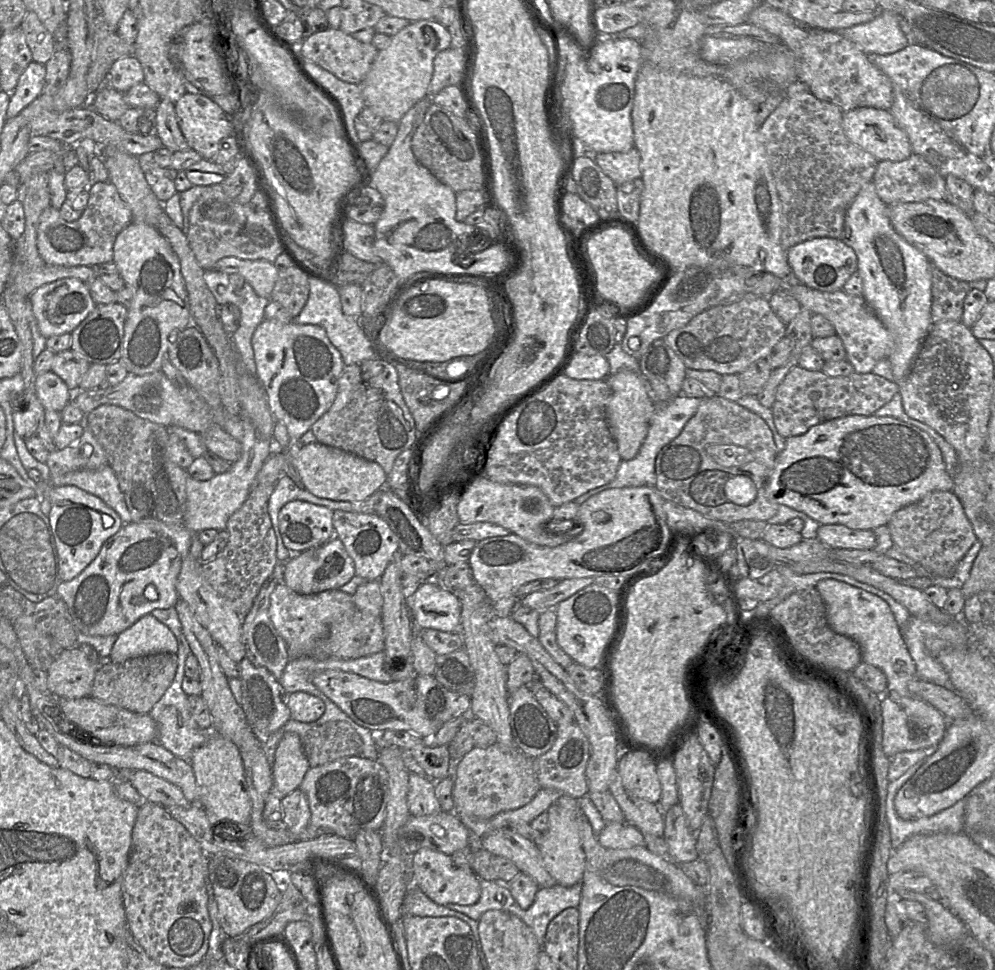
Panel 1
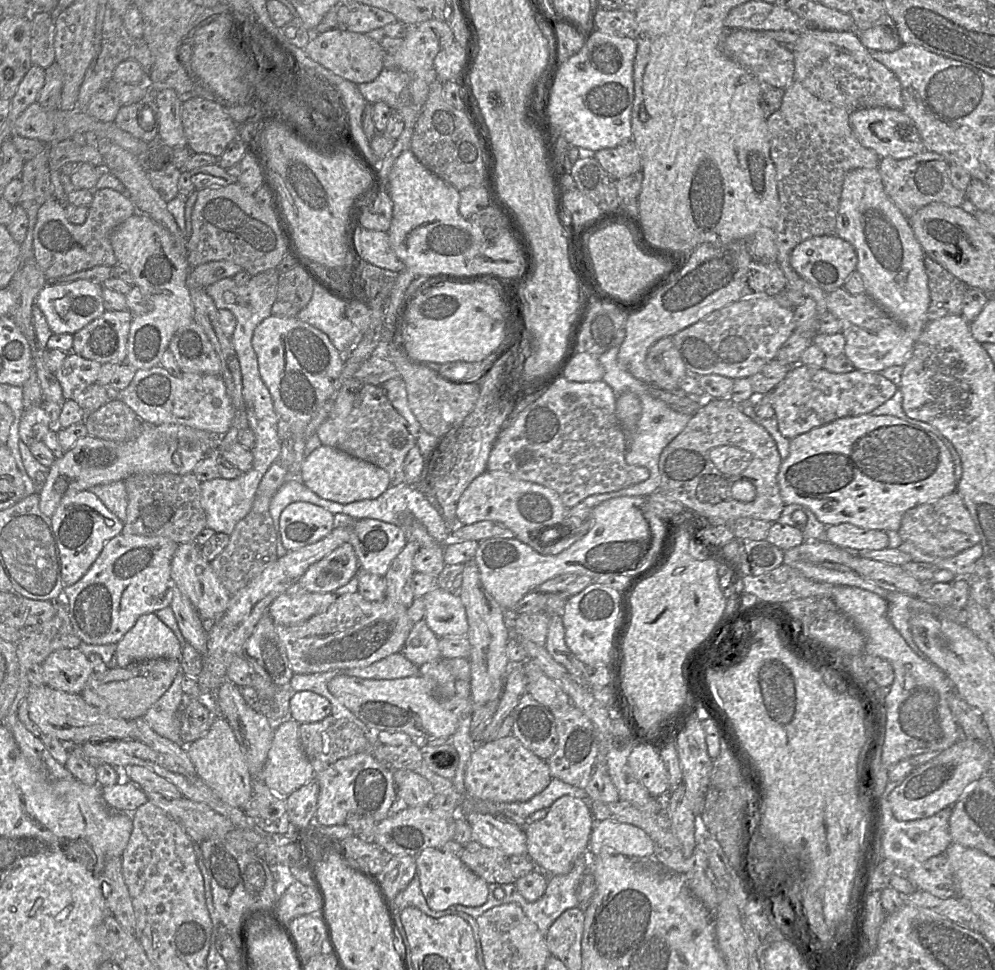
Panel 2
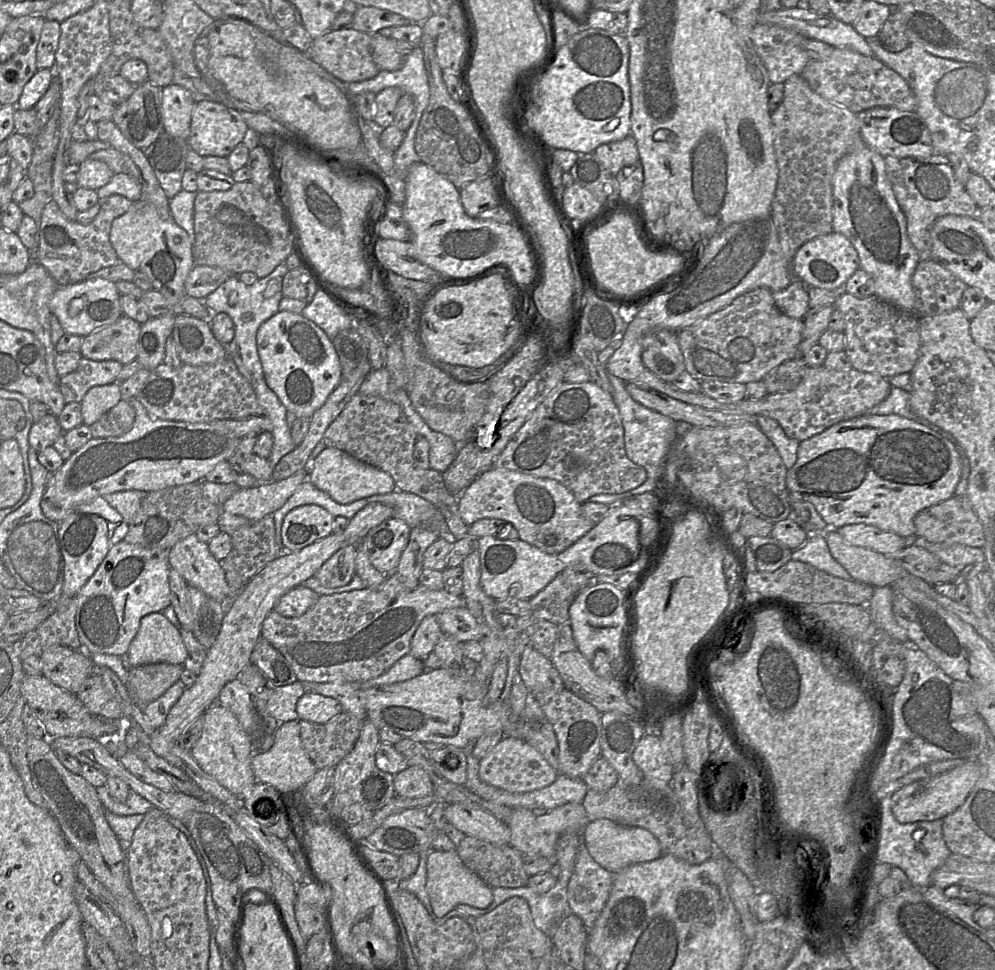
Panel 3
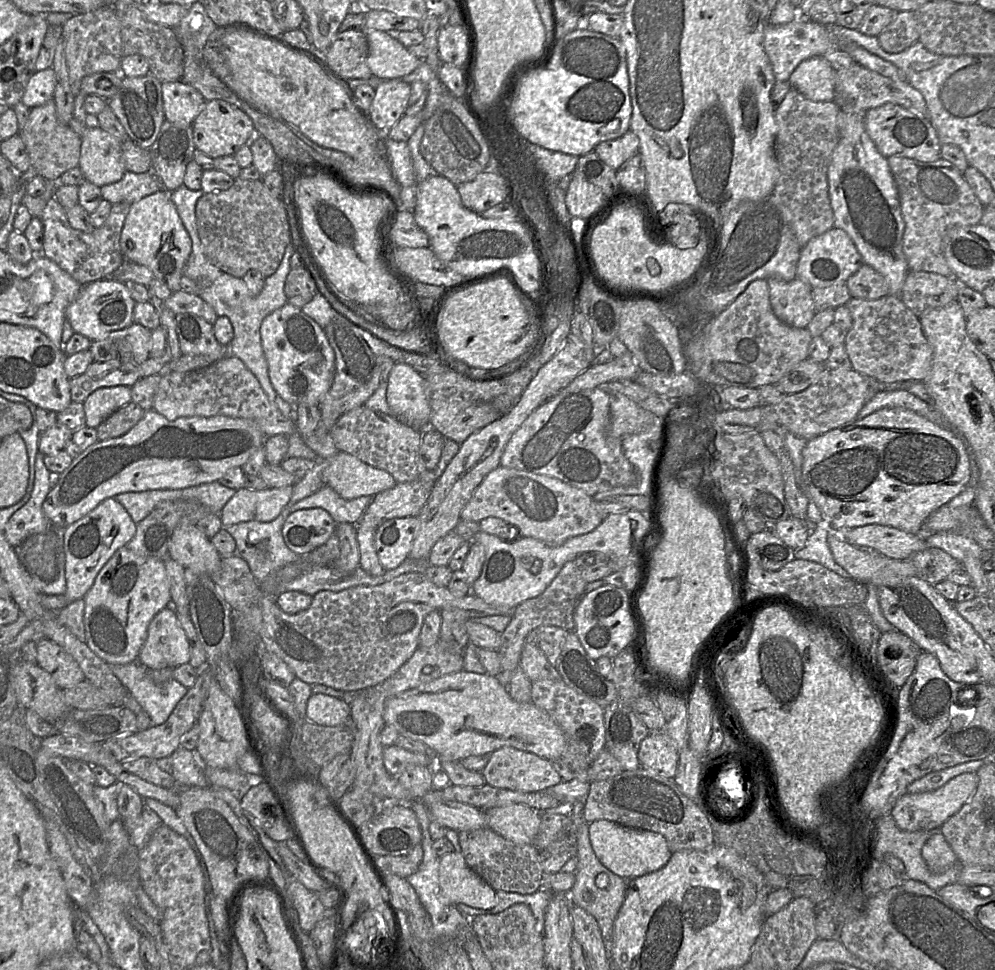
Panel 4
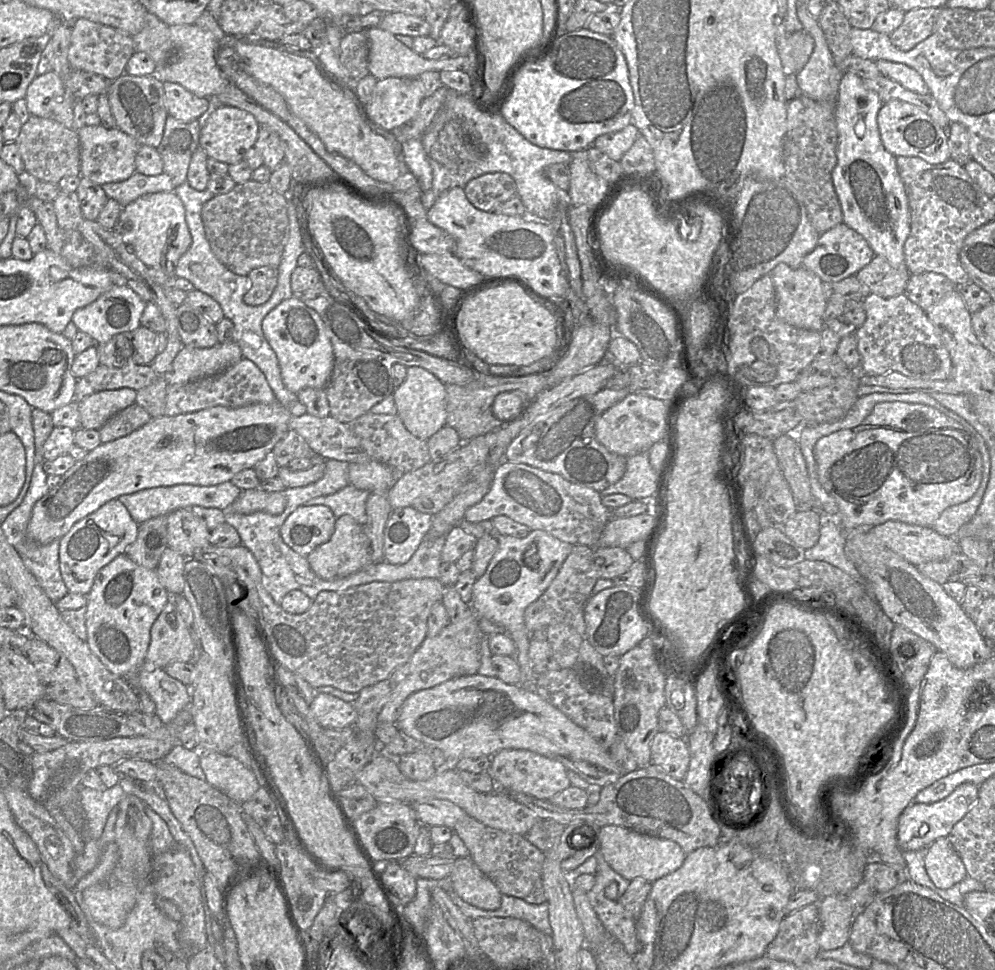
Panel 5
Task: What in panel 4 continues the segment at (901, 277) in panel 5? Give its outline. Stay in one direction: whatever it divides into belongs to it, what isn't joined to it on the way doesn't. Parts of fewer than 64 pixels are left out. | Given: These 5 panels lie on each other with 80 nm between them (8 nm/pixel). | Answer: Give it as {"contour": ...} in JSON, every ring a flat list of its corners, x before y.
{"contour":[[863,265,846,281,852,297,860,299,878,299,889,295,884,277,869,265]]}

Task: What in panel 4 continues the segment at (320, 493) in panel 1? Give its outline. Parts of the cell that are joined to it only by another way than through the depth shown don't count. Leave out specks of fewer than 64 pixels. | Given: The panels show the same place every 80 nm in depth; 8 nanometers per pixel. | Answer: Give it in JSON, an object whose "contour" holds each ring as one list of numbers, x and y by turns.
{"contour":[[344,451,323,461,326,463,323,471,324,484,345,499,377,495,397,483,389,472,375,468]]}

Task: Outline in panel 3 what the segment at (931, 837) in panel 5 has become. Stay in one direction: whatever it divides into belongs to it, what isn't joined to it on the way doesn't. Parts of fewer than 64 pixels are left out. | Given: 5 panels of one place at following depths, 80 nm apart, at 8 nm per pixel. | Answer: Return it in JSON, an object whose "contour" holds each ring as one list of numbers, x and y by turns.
{"contour":[[968,760,968,762,942,775,925,778,905,785,891,796,893,815,898,822,903,824,944,819,965,802,979,779,979,763,976,760]]}

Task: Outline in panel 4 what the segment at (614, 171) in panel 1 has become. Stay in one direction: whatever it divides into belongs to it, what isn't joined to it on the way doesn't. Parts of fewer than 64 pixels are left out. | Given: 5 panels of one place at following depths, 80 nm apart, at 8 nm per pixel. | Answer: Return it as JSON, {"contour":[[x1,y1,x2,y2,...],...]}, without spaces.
{"contour":[[628,130,621,137,598,143,594,149,602,161,614,170,618,170,623,162,638,153,639,138]]}

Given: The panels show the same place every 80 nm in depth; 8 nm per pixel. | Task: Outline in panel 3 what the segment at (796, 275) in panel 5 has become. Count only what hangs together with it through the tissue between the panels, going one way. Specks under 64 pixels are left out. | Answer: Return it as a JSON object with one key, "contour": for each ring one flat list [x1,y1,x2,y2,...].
{"contour":[[799,279,793,281,785,289,772,292,776,307,785,315,804,319,809,305,808,286]]}

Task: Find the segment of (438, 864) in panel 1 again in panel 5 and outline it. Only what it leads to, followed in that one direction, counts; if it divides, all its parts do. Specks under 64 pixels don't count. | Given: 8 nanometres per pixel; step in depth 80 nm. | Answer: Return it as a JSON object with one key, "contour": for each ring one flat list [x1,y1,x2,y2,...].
{"contour":[[470,856,455,859,450,880,456,894,468,904,488,911,500,907,502,894]]}

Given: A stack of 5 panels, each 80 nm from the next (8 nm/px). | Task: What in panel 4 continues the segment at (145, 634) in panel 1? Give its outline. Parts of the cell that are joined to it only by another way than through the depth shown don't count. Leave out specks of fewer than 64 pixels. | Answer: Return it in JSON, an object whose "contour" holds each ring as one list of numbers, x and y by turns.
{"contour":[[165,607,150,622,138,662,149,669,175,668,189,663,190,643,175,611]]}

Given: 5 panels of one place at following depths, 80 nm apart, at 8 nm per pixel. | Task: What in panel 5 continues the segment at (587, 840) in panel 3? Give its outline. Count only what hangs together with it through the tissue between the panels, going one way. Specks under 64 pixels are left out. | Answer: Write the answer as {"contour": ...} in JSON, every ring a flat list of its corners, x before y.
{"contour":[[606,825,600,828,600,851,607,864,623,878,633,881,654,881,673,873,685,861,686,854,672,840,637,833,621,826]]}

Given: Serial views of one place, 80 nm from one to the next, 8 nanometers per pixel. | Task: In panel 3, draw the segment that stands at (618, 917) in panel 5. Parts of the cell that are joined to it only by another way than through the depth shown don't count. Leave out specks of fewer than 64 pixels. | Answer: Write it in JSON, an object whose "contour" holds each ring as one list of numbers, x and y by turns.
{"contour":[[581,838,575,867,567,887,567,899,570,913,578,916,586,929,591,929,602,912,613,884,614,875,599,865,589,854]]}

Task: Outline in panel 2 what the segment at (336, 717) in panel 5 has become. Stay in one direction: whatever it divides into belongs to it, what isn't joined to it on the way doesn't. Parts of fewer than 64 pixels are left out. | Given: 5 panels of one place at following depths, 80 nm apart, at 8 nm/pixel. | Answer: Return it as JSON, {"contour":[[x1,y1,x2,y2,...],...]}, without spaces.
{"contour":[[295,692,290,699,290,717,299,723,319,722,330,714,330,702,315,692]]}

